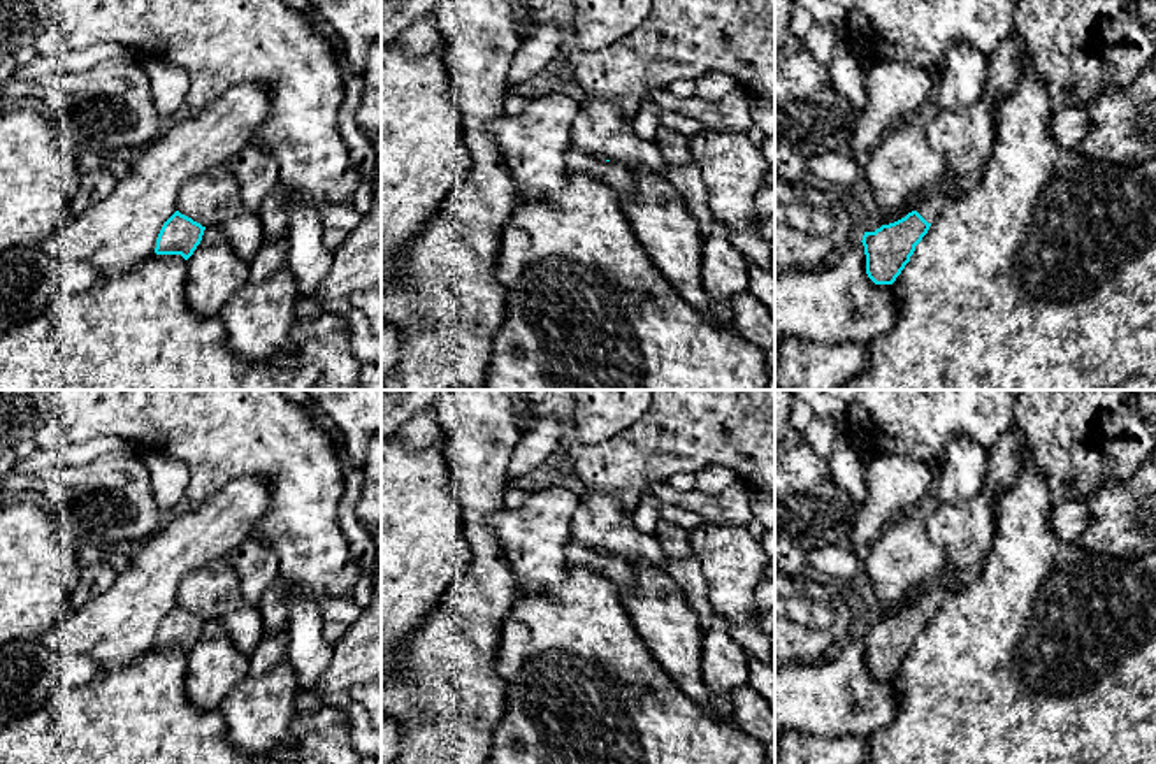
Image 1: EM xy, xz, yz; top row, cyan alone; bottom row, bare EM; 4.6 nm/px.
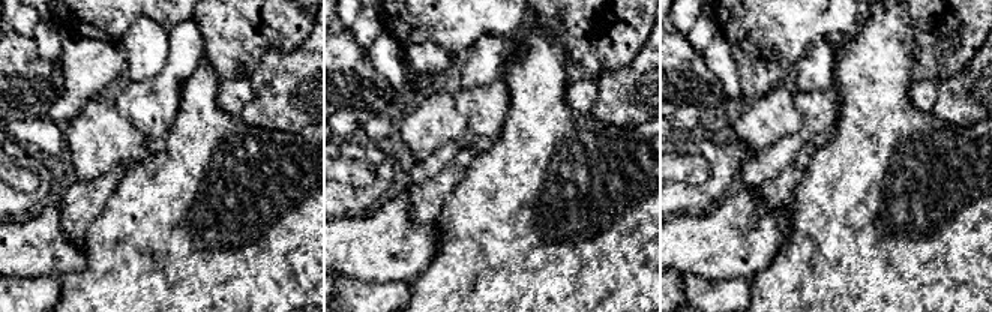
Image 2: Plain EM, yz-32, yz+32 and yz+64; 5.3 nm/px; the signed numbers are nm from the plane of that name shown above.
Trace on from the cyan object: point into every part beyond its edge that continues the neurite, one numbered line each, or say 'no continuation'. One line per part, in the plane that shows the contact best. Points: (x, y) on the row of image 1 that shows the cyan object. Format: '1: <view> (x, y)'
1: yz (930, 208)

